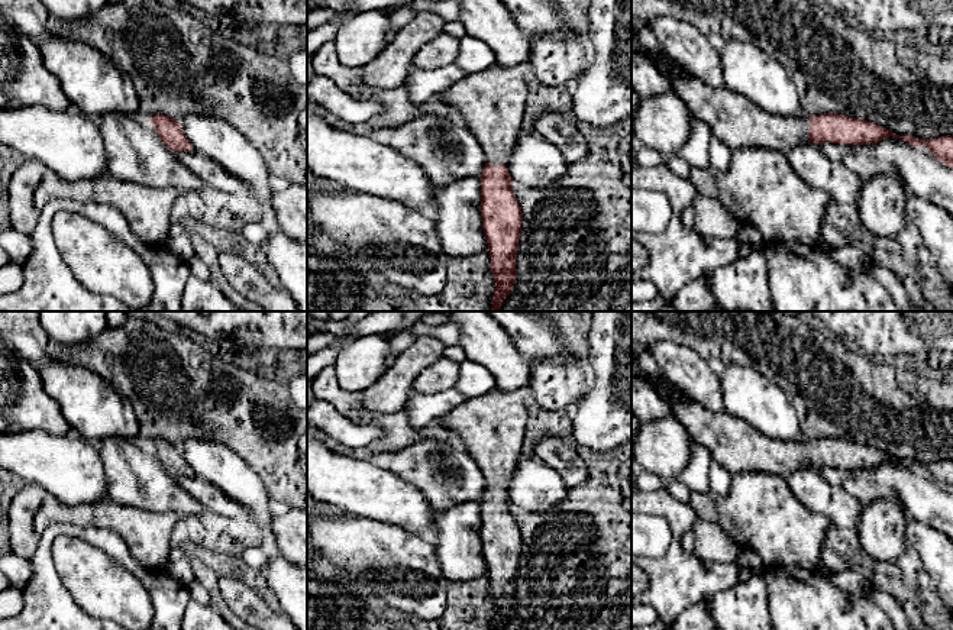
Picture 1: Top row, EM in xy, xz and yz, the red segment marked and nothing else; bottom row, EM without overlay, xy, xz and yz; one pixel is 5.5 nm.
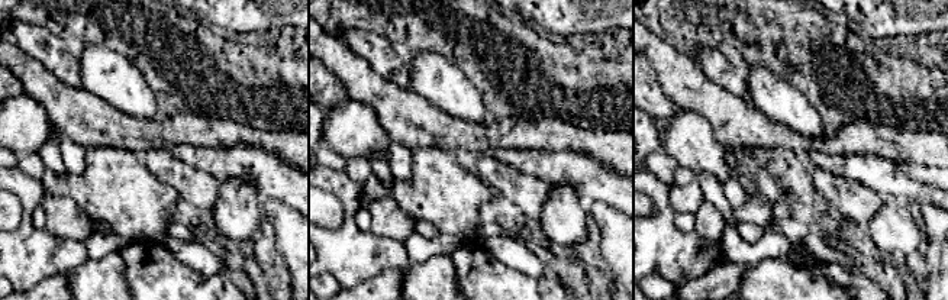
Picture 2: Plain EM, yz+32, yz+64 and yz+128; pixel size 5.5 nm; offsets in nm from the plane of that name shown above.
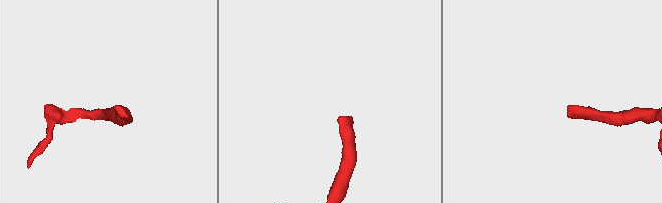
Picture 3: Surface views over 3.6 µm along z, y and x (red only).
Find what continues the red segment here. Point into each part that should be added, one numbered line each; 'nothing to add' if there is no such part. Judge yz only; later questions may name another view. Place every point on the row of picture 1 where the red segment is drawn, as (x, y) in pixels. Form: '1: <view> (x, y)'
1: yz (733, 119)

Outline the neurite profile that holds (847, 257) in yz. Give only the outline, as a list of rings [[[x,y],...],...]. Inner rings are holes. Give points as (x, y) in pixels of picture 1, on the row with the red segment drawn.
[[[818,240],[817,246],[824,251],[834,262],[840,264],[843,268],[860,272],[868,271],[869,264],[863,253],[855,245],[846,246],[831,246],[824,240]]]

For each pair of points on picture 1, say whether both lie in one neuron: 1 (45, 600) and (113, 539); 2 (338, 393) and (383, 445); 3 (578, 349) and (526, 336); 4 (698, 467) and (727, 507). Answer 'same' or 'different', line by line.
1: same
2: same
3: same
4: different

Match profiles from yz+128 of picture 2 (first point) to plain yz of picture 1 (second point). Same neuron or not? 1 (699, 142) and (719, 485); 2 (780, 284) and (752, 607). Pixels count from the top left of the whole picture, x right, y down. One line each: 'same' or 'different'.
1: different
2: same

